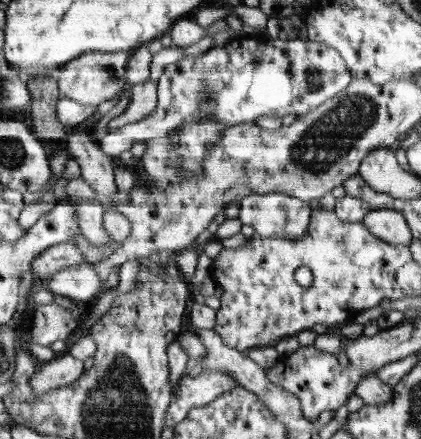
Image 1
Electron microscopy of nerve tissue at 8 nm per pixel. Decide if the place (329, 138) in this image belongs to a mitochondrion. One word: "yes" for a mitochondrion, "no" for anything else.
yes

